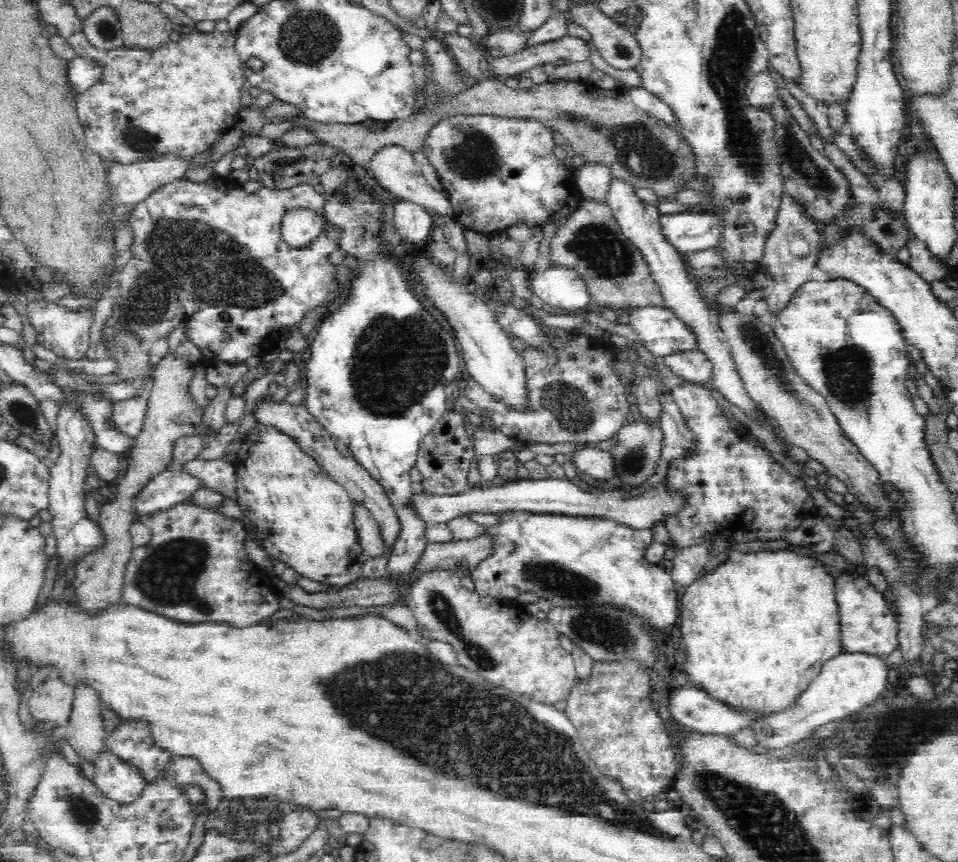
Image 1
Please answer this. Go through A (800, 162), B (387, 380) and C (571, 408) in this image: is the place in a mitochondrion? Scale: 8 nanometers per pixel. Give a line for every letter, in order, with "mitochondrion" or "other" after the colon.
A: mitochondrion
B: mitochondrion
C: mitochondrion

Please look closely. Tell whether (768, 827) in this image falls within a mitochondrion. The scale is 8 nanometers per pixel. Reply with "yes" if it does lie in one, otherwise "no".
yes

